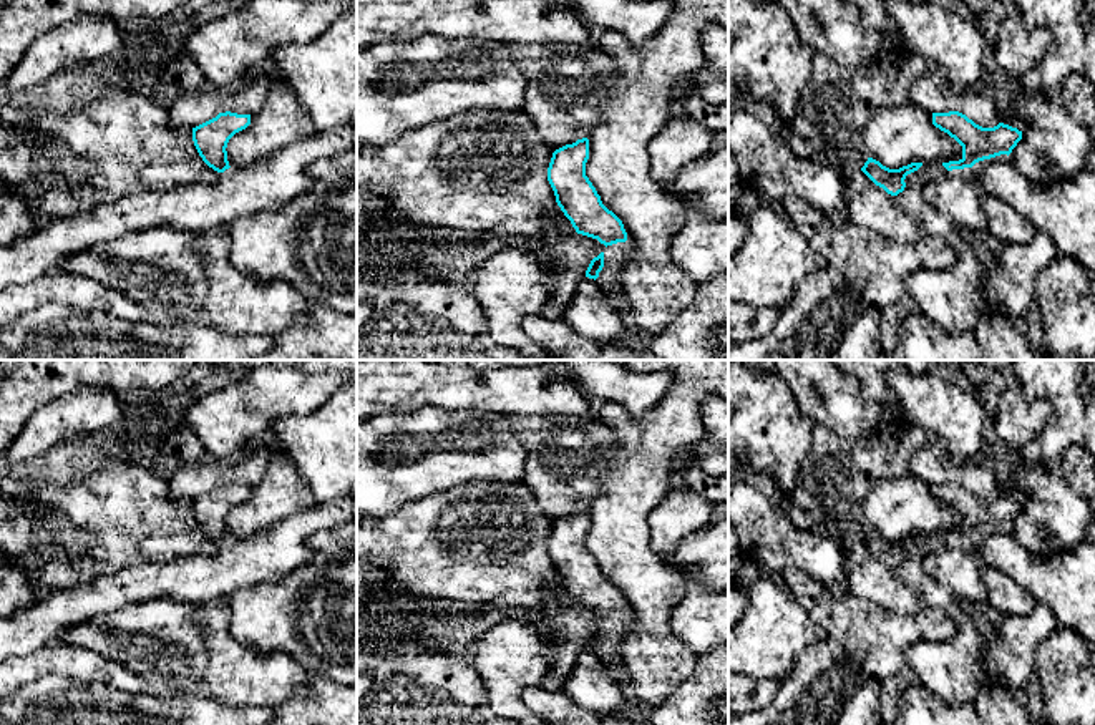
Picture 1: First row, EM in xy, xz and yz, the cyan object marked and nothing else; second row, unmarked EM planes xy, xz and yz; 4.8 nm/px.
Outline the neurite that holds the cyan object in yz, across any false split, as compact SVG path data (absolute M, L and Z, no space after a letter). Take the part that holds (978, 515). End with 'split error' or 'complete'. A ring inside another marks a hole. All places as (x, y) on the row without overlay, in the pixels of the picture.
M999 453L994 461L999 473L999 496L982 499L959 483L932 484L932 496L962 518L959 533L942 534L947 543L972 539L976 534L1010 526L1022 511L1024 494L1010 483L1012 460Z | split error

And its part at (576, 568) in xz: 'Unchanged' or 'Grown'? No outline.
Grown

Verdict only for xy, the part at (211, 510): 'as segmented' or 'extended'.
as segmented

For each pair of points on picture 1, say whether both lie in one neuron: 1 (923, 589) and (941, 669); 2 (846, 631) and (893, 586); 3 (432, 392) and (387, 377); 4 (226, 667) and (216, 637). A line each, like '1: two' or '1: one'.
1: one
2: two
3: one
4: one

